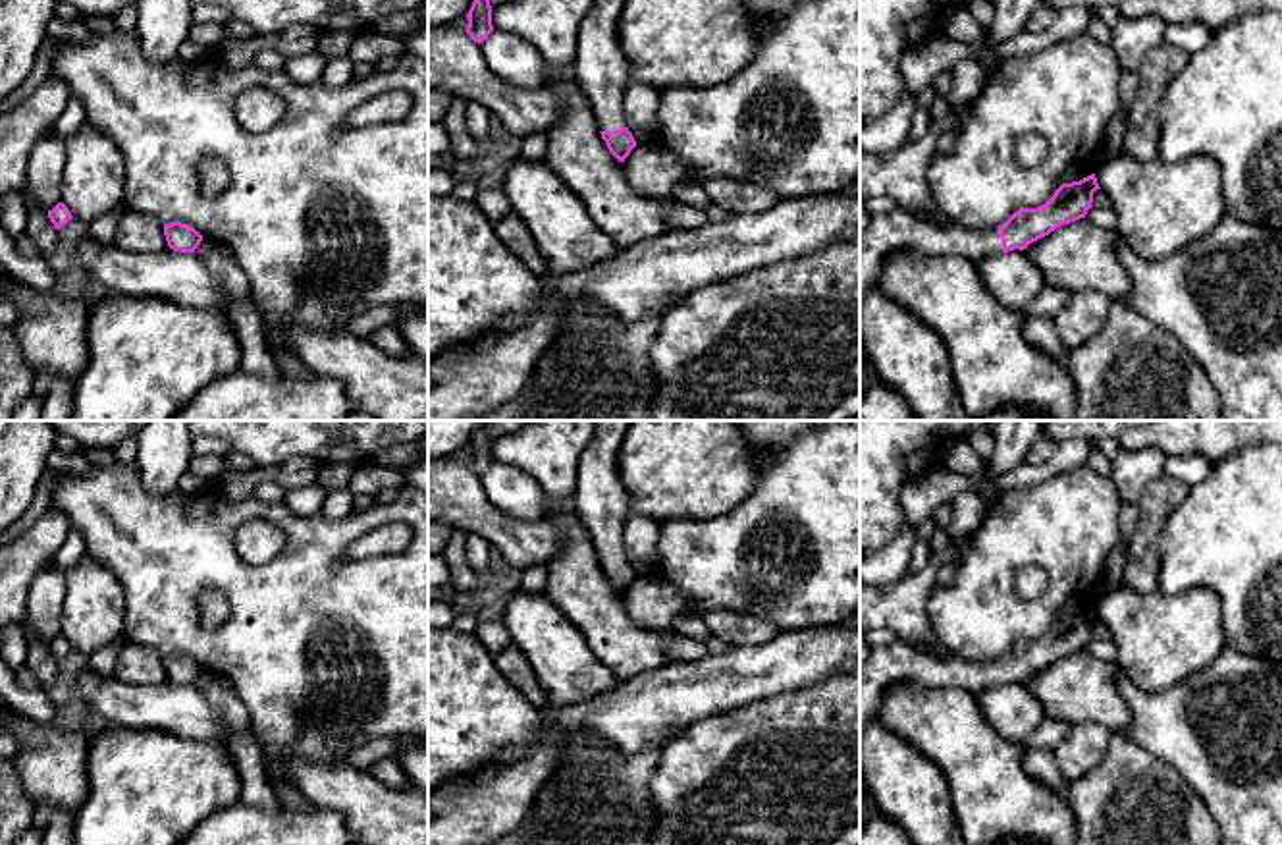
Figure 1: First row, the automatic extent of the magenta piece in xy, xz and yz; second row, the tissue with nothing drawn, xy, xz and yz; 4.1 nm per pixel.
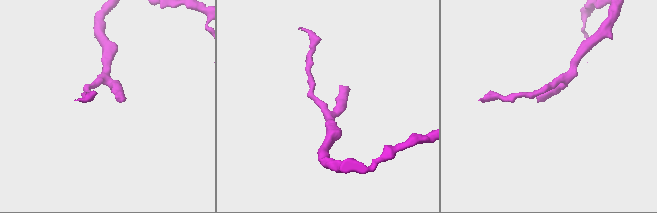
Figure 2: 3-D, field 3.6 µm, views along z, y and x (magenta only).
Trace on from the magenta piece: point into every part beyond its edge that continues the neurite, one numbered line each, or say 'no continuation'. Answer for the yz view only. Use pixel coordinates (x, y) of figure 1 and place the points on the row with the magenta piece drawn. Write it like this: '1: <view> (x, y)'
1: yz (899, 230)

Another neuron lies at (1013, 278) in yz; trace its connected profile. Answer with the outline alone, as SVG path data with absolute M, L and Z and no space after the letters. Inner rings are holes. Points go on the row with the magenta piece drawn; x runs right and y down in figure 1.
M1020 249L985 257L975 268L995 301L1012 311L1026 313L1047 286L1041 270Z

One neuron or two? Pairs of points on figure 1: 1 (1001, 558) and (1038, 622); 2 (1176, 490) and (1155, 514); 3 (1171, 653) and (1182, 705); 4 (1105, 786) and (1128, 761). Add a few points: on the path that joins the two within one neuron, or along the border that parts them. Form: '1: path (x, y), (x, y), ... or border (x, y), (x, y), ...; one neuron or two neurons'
1: path (1001, 575), (1001, 593), (1020, 612); one neuron
2: path (1171, 496), (1159, 508); one neuron
3: border (1217, 658), (1159, 691), (1144, 691), (1132, 683); two neurons
4: path (1111, 780), (1124, 766); one neuron

